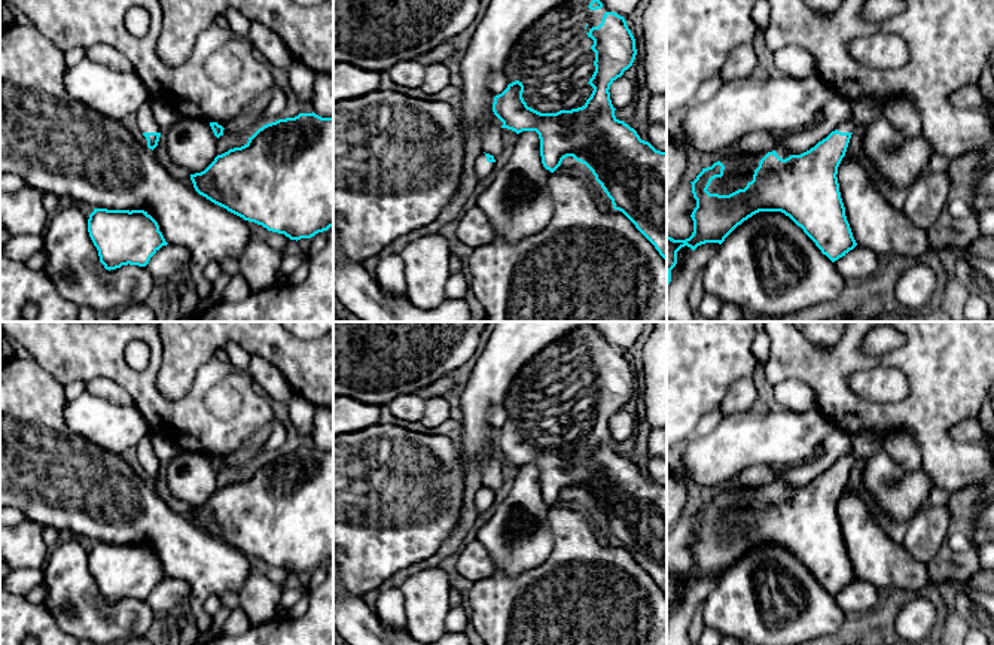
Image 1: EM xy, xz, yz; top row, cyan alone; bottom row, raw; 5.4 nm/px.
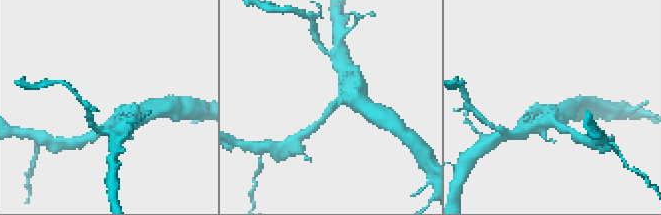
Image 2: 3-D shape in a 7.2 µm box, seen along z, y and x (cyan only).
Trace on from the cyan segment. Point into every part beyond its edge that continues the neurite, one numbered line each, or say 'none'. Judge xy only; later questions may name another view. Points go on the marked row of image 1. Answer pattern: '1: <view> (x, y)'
1: xy (146, 122)

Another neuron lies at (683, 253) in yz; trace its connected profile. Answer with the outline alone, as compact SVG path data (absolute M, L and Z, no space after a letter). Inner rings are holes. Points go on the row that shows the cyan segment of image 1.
M684 246L677 252L677 264L676 267L671 270L671 280L676 280L677 277L680 277L680 274L684 271L684 265L689 259L689 256L692 255L692 249Z

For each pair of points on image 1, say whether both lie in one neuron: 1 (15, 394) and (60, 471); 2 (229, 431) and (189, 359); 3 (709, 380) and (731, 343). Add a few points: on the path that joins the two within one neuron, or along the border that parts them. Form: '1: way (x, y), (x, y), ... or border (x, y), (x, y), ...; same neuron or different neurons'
1: way (15, 413), (15, 426), (40, 452); same neuron
2: border (215, 356), (198, 370), (192, 386), (174, 399); different neurons
3: way (709, 371), (709, 365), (722, 352); same neuron

